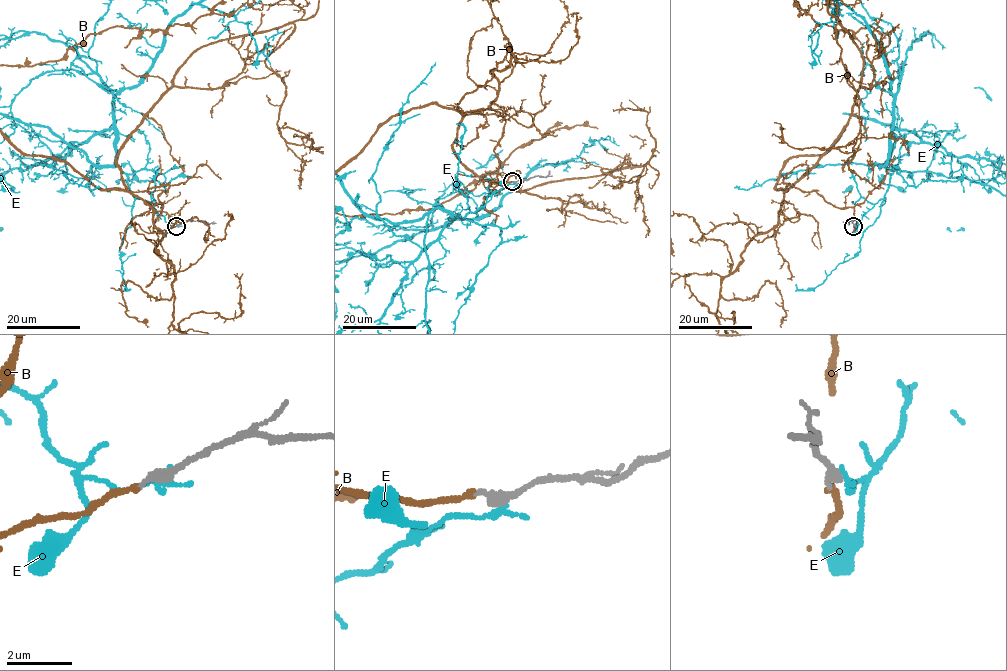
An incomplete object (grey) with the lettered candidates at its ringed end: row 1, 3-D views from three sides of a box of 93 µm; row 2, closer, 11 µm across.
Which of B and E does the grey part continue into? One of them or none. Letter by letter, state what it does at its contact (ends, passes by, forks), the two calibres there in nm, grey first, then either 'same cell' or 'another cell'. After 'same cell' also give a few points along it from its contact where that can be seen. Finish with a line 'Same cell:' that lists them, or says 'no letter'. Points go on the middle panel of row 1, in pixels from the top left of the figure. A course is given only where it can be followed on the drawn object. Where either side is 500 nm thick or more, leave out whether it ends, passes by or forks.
B: it ends; calibres 320 and 170 nm; same cell
E: it ends; calibres 380 and 200 nm; another cell
Same cell: B

